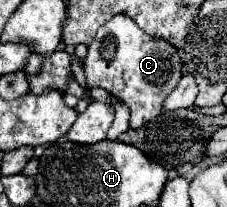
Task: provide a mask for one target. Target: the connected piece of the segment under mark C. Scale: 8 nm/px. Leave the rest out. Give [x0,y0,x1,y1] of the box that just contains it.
[83,16,183,128]

